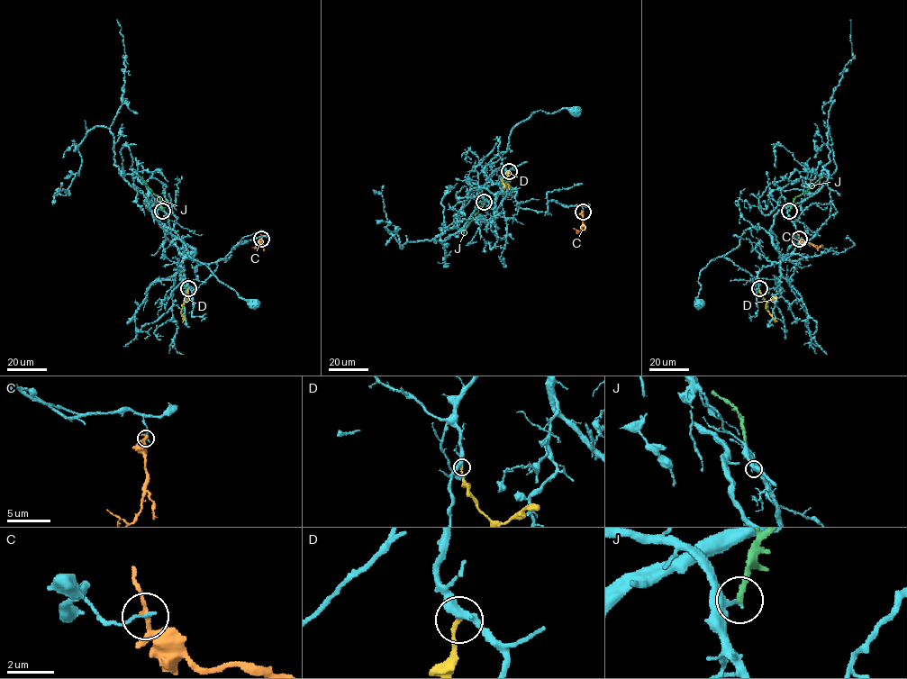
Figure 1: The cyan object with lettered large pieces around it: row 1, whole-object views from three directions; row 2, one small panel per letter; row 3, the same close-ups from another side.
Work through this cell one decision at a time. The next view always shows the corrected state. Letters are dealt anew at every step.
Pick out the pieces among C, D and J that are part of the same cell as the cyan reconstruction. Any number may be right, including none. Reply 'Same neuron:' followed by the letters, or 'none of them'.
Same neuron: none of them

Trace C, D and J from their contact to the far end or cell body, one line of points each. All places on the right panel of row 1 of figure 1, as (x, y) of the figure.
C: (799, 239), (816, 247)
D: (759, 288), (766, 301), (766, 311), (775, 321)
J: (789, 211), (793, 200), (822, 176)

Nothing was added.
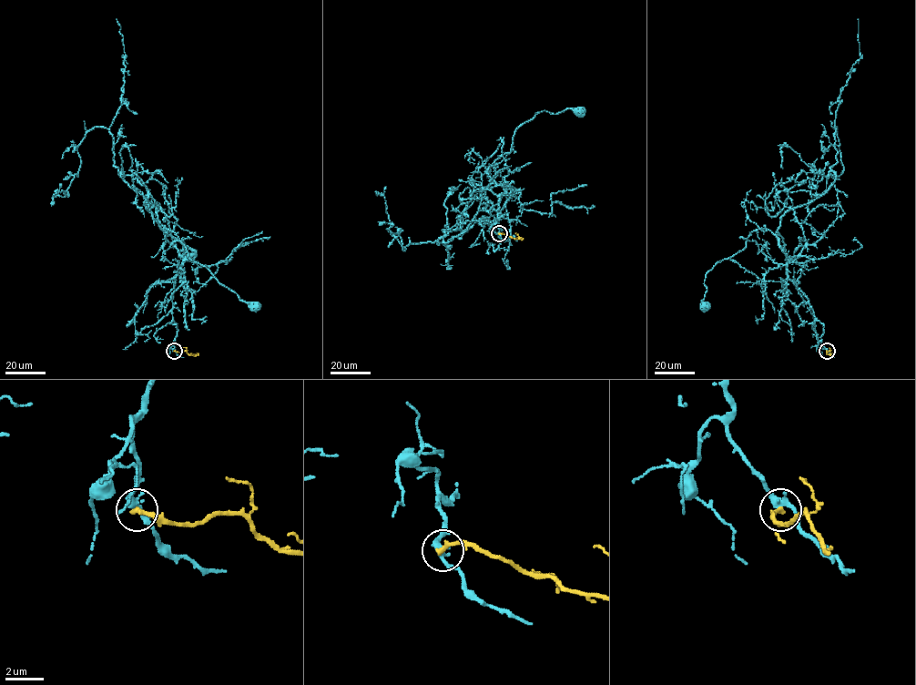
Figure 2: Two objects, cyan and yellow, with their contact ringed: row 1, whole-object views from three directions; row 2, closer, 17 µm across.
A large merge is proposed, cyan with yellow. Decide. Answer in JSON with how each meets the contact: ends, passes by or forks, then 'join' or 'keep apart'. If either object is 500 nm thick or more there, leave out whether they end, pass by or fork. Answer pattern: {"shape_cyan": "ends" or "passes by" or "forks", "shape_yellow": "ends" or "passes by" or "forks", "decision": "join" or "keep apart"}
{"shape_cyan": "passes by", "shape_yellow": "ends", "decision": "keep apart"}

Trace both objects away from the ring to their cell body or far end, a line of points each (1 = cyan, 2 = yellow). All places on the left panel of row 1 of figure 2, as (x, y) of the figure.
1: (174, 351), (175, 279), (195, 251), (164, 229), (177, 235), (189, 259), (255, 306)
2: (174, 351), (190, 353)

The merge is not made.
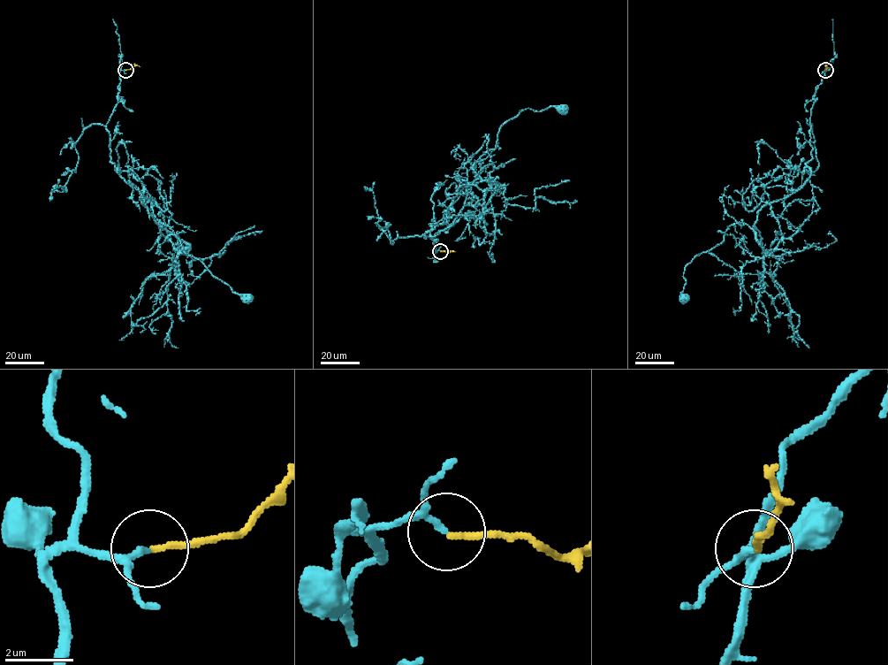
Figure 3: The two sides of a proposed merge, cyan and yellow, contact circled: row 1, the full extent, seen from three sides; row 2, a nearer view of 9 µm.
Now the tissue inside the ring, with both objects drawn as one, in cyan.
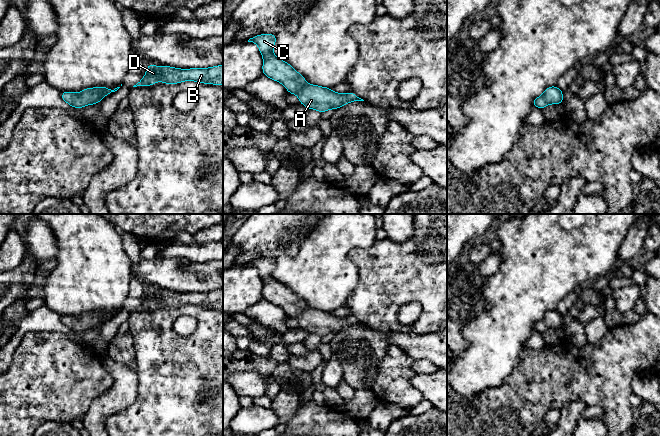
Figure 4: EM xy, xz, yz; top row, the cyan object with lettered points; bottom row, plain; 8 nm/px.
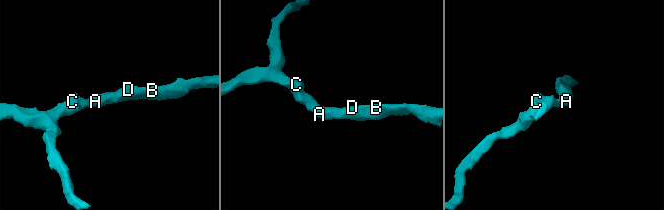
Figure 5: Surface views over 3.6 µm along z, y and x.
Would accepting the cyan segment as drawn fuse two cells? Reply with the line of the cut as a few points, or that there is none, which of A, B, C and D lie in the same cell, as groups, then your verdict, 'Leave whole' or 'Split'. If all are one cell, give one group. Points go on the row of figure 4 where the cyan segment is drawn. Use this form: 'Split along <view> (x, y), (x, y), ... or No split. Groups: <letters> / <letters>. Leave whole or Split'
No split. Groups: A B C D. Leave whole

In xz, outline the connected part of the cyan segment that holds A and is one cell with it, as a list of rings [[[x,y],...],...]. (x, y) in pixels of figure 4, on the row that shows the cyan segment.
[[[262,34],[250,38],[248,42],[256,43],[259,47],[263,56],[263,75],[282,83],[289,94],[298,96],[302,105],[323,113],[330,109],[338,109],[350,102],[364,101],[353,92],[335,93],[328,87],[309,85],[290,64],[274,55],[272,49],[276,39],[276,35]]]

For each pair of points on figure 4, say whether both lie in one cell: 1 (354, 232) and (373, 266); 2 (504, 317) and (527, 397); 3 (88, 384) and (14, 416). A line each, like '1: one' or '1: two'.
1: two
2: two
3: one

